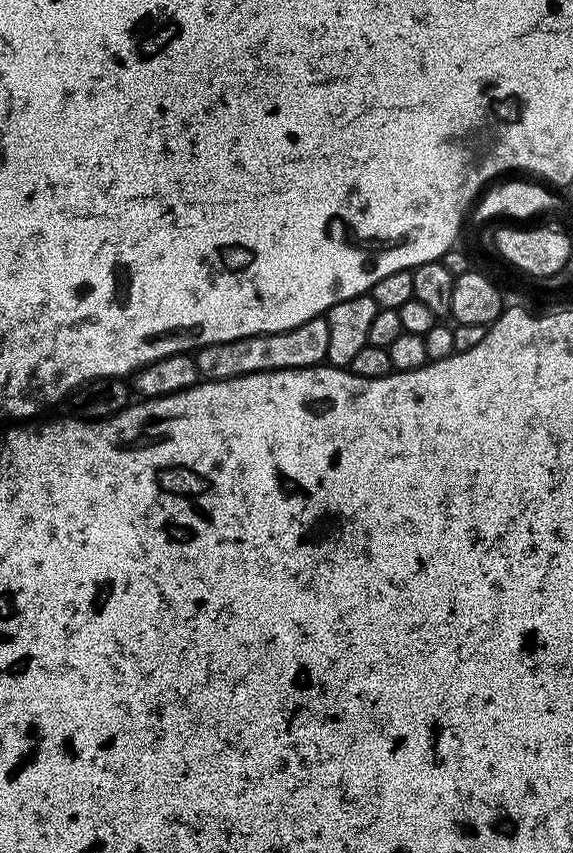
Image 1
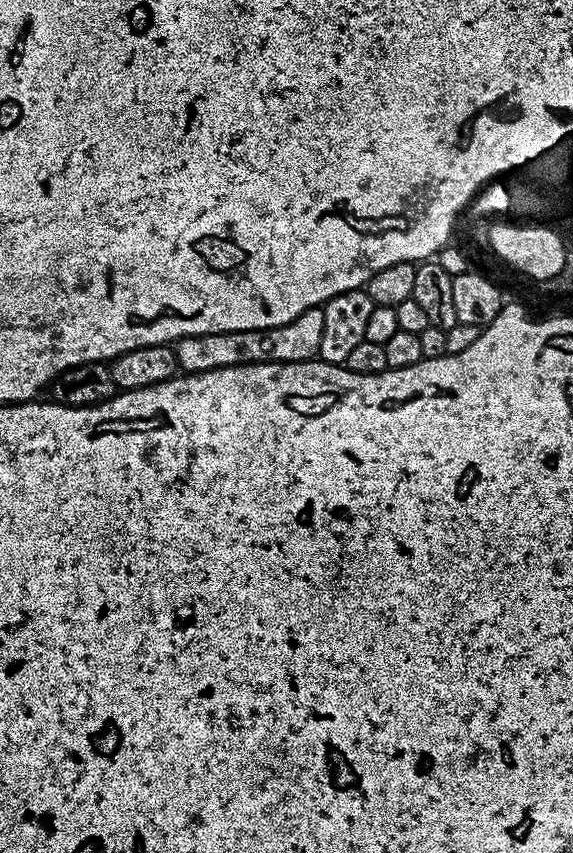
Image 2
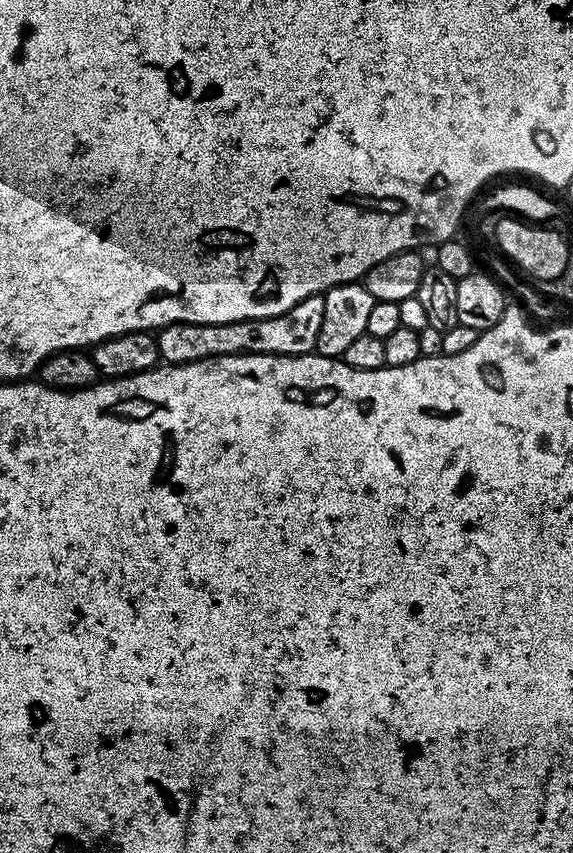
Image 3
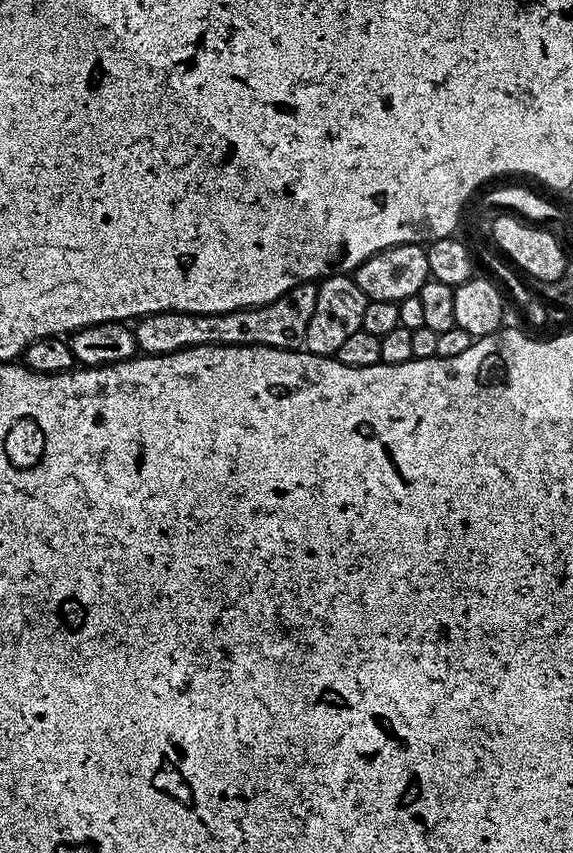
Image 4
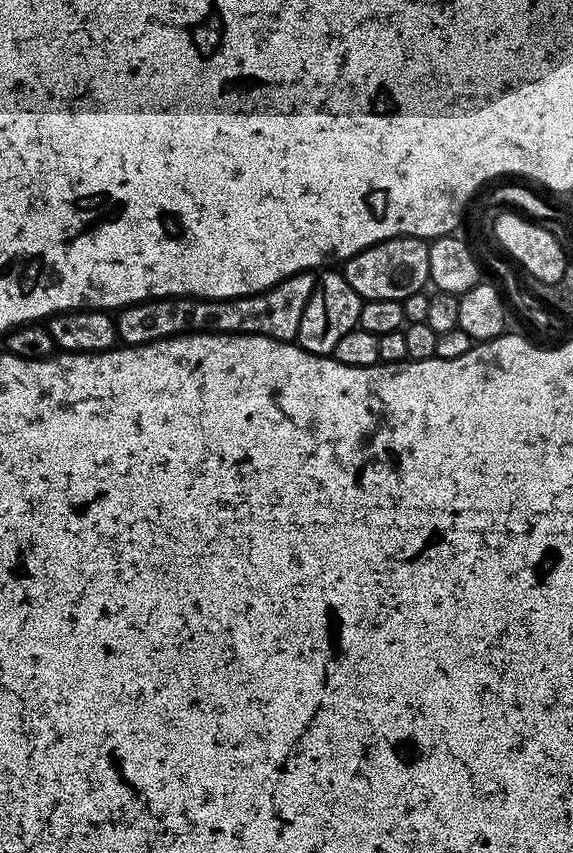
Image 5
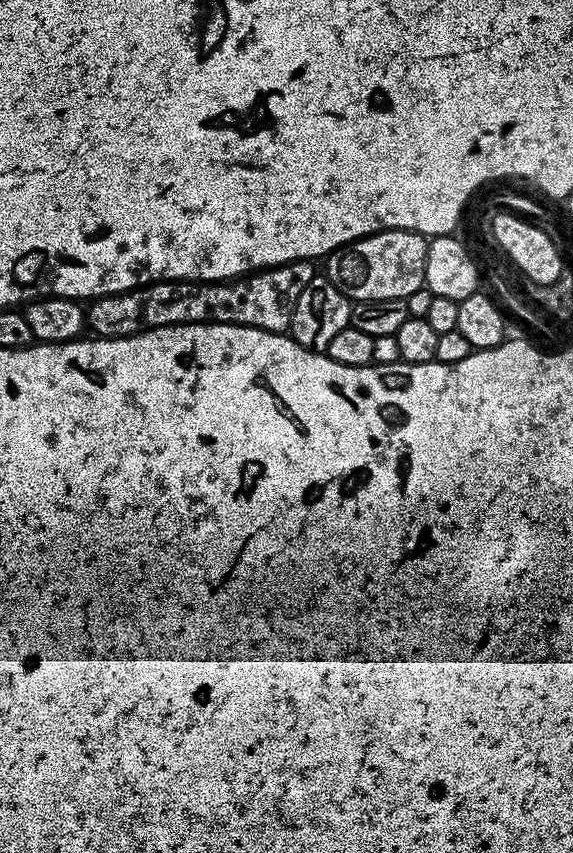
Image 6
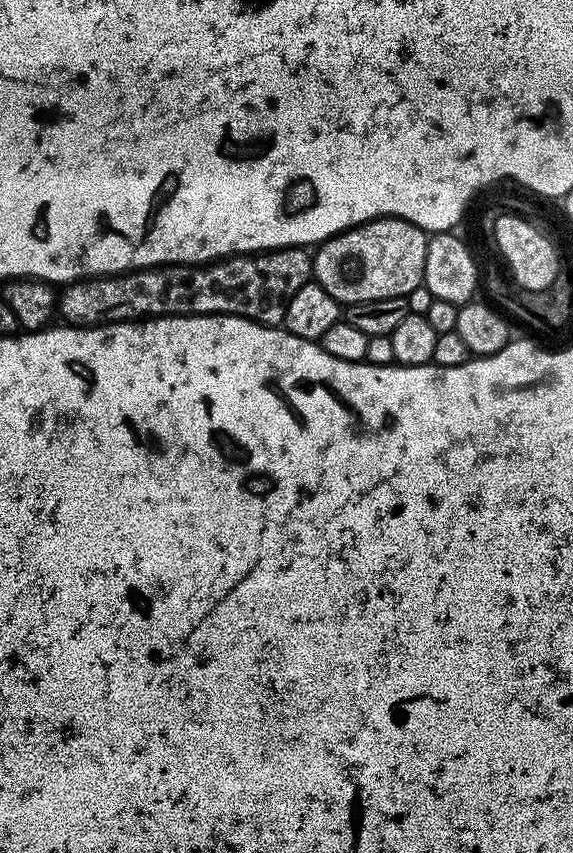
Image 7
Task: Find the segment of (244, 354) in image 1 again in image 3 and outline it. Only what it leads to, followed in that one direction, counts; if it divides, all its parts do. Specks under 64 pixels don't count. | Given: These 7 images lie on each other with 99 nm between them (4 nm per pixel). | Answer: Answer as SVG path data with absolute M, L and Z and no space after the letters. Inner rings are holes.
M323 295L302 298L286 314L274 318L258 318L225 324L168 324L155 333L161 361L166 364L198 362L215 356L237 356L243 352L267 356L307 356L316 352L318 329L322 326Z

